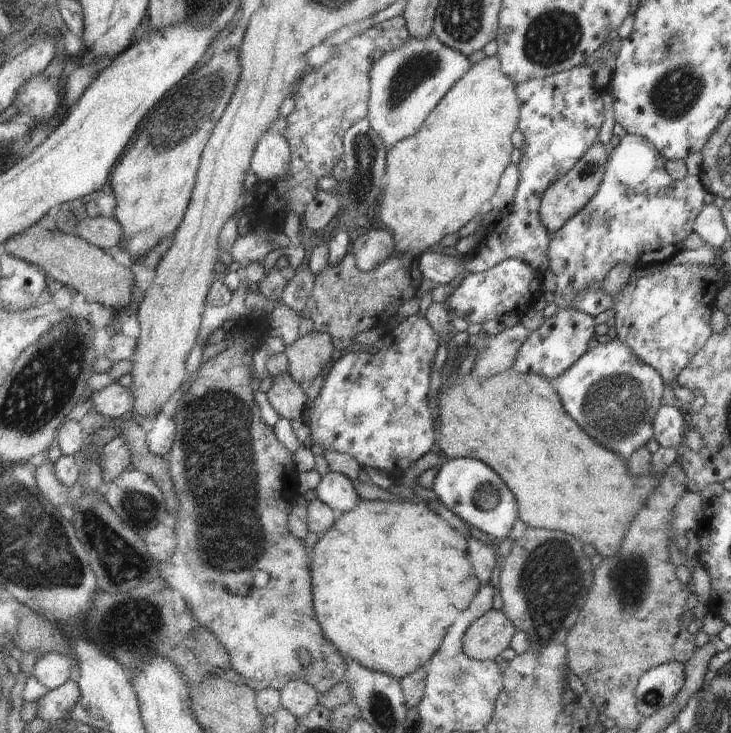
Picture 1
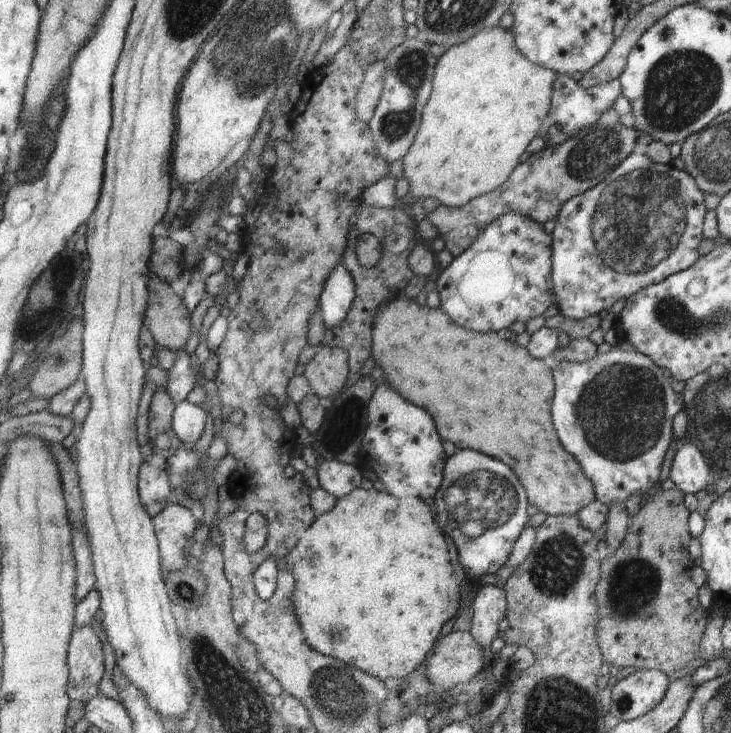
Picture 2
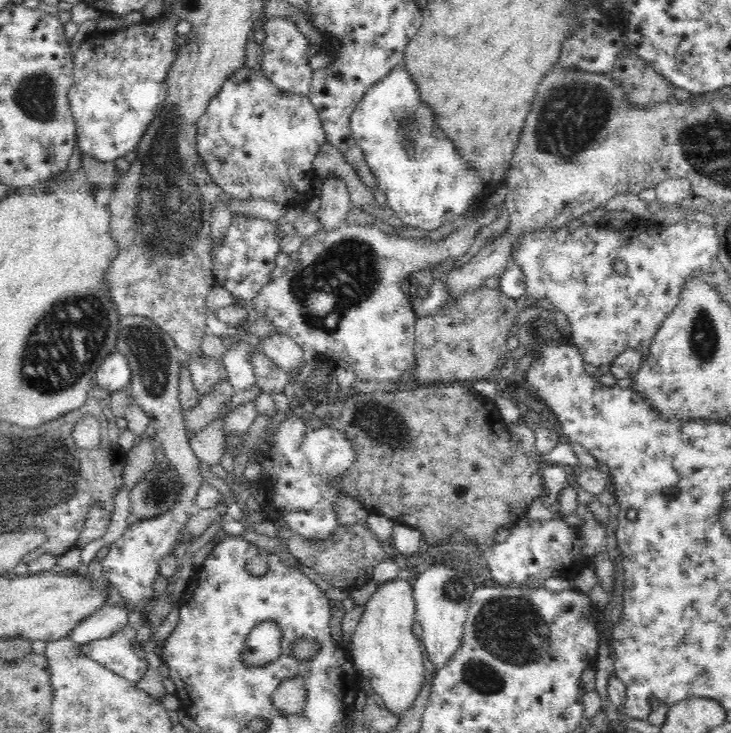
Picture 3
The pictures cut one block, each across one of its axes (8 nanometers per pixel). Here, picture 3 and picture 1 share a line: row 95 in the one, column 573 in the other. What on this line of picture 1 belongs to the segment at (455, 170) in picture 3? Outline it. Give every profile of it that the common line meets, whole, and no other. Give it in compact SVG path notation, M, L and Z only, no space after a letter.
M616 338L587 350L563 375L551 381L563 410L593 440L627 458L652 438L651 420L660 406L664 383Z

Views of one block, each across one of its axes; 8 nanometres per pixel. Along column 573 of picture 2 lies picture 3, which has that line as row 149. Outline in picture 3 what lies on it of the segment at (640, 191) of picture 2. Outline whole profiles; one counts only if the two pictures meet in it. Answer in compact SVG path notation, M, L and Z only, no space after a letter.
M242 65L233 75L224 79L219 88L220 92L216 92L216 96L208 102L206 112L198 119L198 132L196 135L198 157L204 161L204 171L212 177L212 182L220 187L220 190L233 202L246 202L246 200L265 200L272 204L277 204L282 208L306 207L307 204L318 196L316 194L316 185L314 180L317 179L315 174L314 160L318 155L320 147L327 142L327 135L323 128L322 120L316 111L316 108L311 104L309 96L300 96L295 93L283 92L277 86L274 86L268 77L260 70Z

